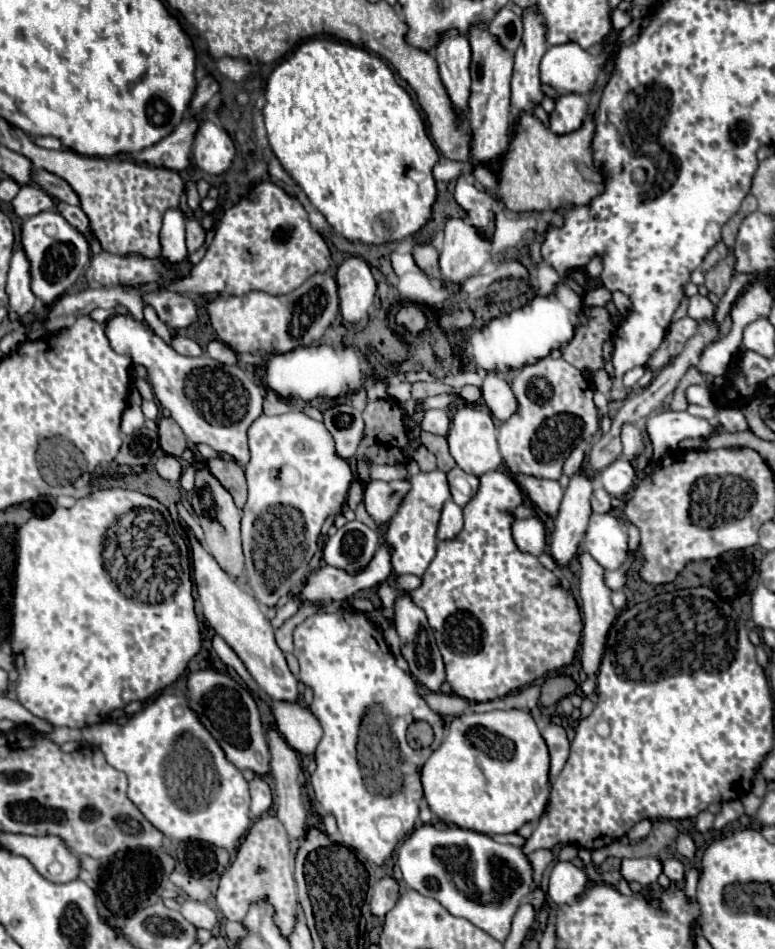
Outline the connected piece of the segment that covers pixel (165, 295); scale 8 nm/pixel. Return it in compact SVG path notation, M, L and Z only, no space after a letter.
M160 290L156 294L146 294L144 302L154 306L160 320L174 330L186 328L192 322L196 322L196 306L194 306L192 298L188 298L188 296Z

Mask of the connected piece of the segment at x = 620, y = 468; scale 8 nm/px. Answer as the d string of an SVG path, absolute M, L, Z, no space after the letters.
M618 458L610 466L606 466L606 470L602 470L598 482L604 486L604 490L610 496L616 496L622 500L628 494L628 490L632 488L634 478L636 478L636 472L634 472L632 464L628 460Z

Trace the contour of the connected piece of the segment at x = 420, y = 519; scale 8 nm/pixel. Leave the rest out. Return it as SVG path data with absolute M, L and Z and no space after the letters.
M440 470L420 472L410 478L412 490L404 498L398 514L390 520L386 532L386 546L390 546L390 564L396 574L422 576L436 554L436 528L440 520L440 508L450 500L450 488L446 474Z

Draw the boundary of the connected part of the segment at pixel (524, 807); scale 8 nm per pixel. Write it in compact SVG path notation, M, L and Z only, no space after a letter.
M492 710L484 714L462 714L452 720L446 728L446 736L438 750L422 766L420 778L424 788L424 798L430 810L446 824L456 824L480 834L508 834L516 832L526 822L536 822L550 796L548 782L550 756L544 738L530 712L526 710Z

